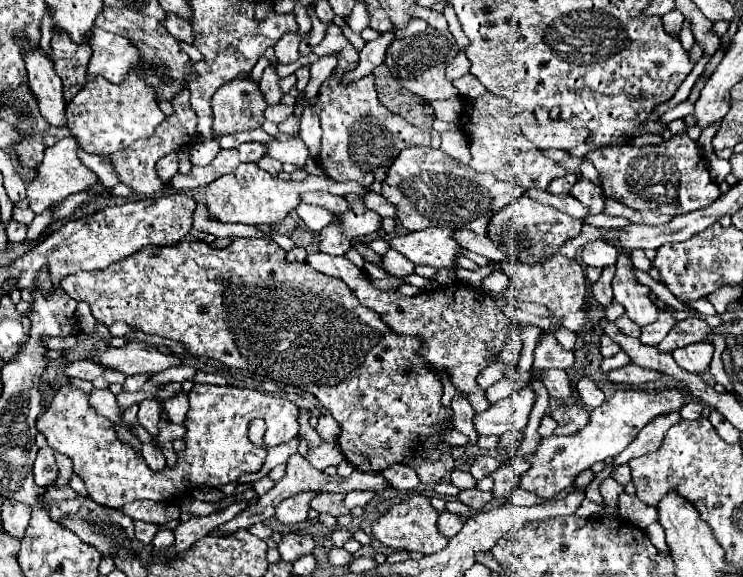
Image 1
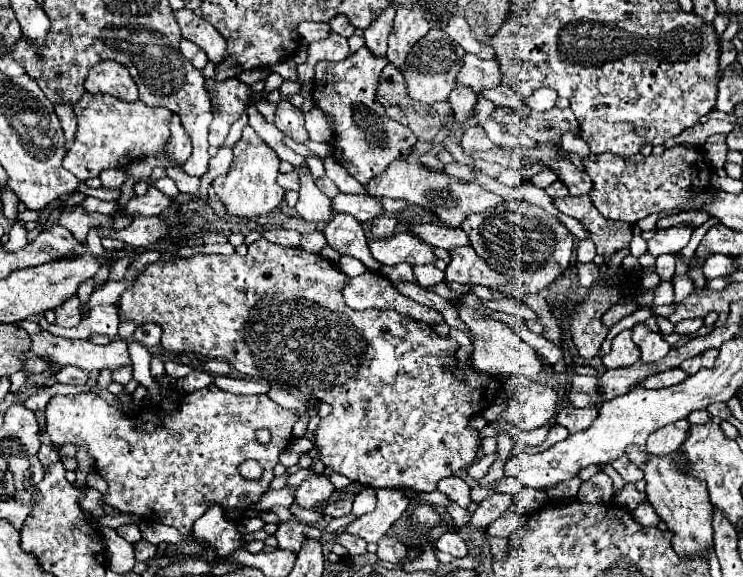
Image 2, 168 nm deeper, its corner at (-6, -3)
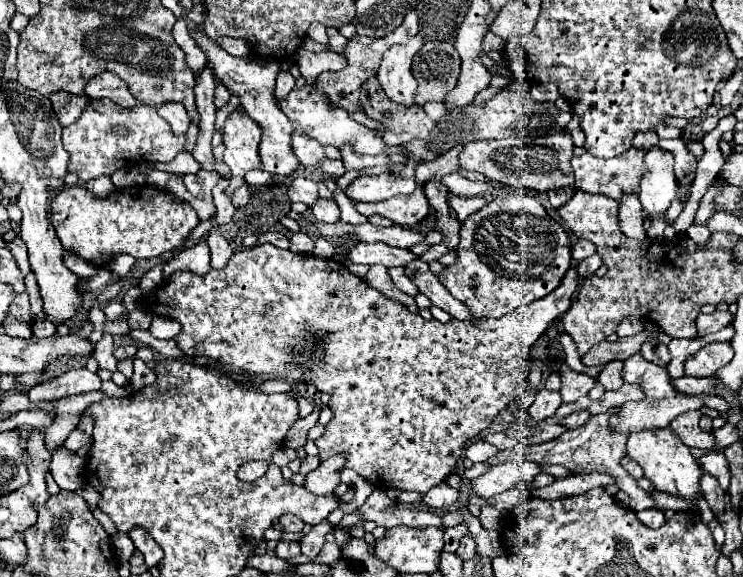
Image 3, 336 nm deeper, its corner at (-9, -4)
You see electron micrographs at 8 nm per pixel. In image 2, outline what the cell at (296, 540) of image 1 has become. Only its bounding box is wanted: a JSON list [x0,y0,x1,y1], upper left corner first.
[274,514,356,554]

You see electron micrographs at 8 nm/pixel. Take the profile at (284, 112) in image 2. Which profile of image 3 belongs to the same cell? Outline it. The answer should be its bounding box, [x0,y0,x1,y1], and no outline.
[293,131,327,167]

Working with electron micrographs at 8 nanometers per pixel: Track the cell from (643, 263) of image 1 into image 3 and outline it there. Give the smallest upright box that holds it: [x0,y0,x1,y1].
[619,193,647,239]

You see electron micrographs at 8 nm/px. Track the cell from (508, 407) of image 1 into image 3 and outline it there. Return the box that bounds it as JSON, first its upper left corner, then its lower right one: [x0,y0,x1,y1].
[529,389,561,421]

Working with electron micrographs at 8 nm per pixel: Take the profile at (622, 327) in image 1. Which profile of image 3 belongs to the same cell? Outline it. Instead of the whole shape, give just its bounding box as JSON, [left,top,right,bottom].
[597,361,623,391]

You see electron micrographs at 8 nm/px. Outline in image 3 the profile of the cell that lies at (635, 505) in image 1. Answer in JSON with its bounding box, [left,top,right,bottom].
[637,509,665,529]

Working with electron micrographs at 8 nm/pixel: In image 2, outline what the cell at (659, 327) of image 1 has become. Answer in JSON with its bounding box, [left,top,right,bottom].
[674,318,702,336]

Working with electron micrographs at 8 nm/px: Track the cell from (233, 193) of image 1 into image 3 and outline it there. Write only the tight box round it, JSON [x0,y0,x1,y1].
[223,109,261,195]

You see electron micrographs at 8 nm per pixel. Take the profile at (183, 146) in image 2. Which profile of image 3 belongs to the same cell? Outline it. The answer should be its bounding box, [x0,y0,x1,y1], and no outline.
[157,101,189,135]

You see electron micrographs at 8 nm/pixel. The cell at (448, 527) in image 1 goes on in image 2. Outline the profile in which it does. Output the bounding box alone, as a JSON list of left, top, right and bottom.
[436,530,468,558]

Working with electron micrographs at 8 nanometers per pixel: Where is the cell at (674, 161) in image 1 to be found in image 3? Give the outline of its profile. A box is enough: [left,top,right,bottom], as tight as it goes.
[571,131,659,201]

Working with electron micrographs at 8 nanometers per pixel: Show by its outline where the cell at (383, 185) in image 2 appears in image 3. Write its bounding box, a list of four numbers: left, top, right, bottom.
[345,173,419,203]

